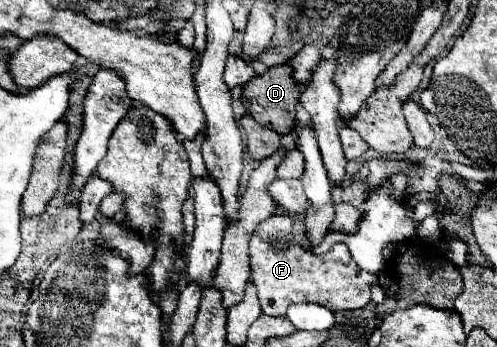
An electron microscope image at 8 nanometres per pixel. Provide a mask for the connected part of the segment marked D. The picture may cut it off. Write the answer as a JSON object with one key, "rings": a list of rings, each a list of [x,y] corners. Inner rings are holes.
{"rings":[[[272,66],[264,74],[254,76],[246,86],[242,86],[242,104],[246,106],[246,112],[262,126],[268,126],[276,130],[278,134],[292,132],[294,116],[296,116],[296,102],[300,100],[300,90],[296,88],[296,82],[292,80],[292,66]]]}

